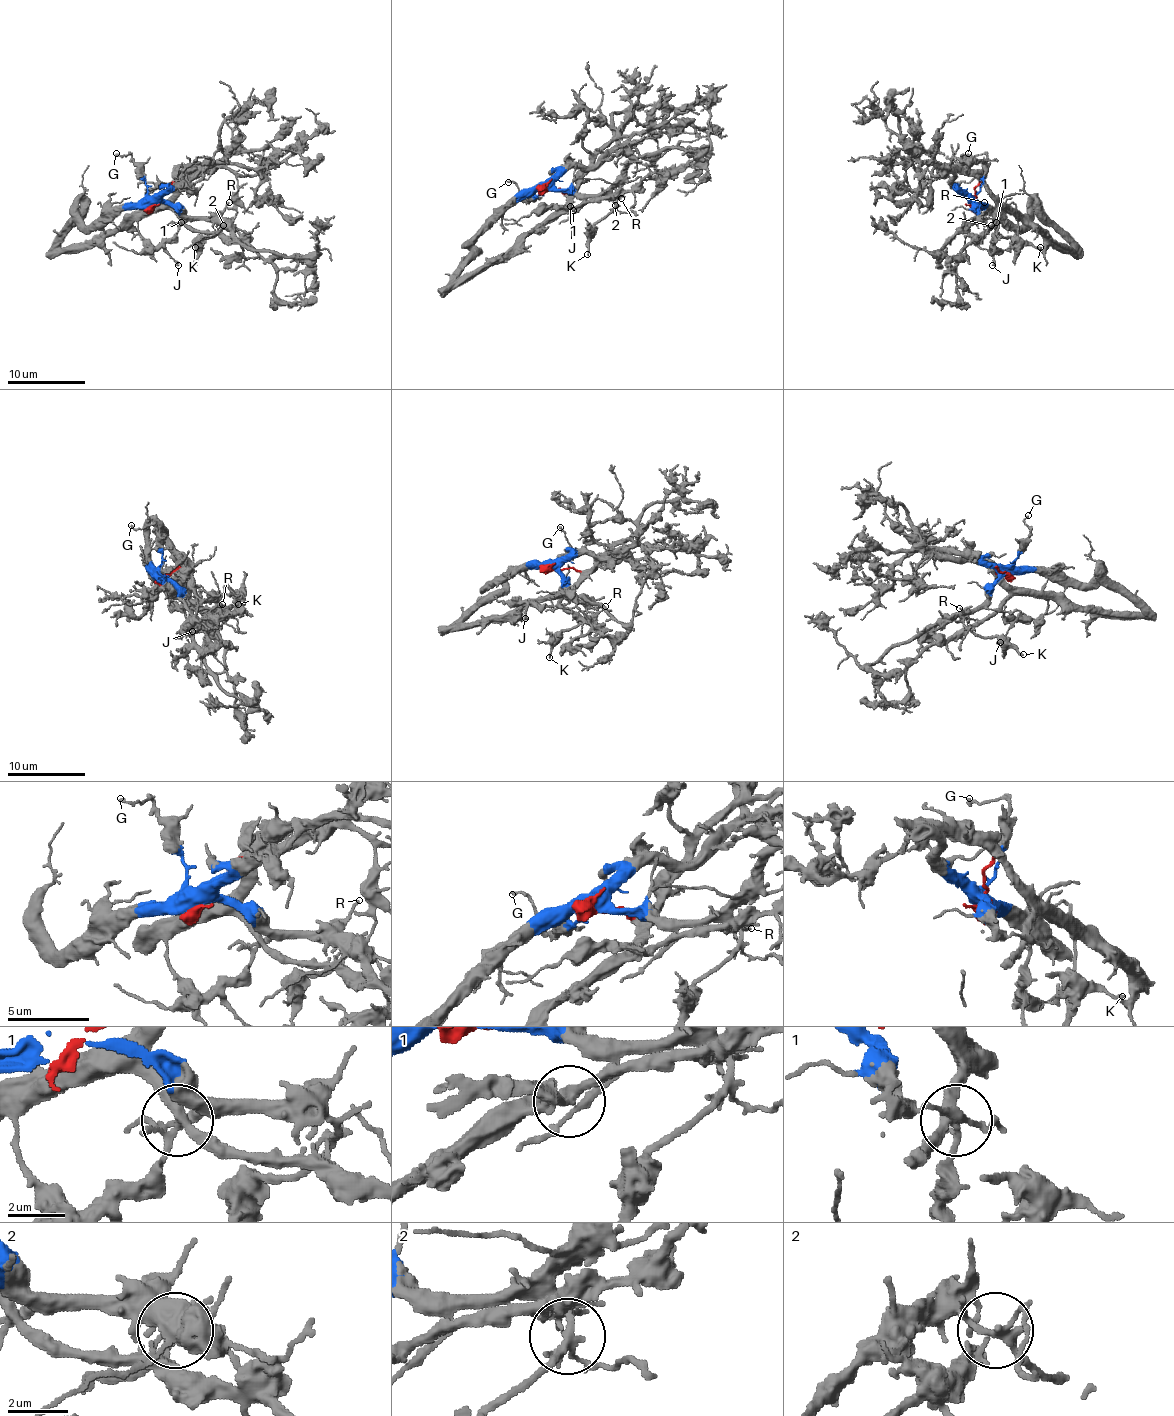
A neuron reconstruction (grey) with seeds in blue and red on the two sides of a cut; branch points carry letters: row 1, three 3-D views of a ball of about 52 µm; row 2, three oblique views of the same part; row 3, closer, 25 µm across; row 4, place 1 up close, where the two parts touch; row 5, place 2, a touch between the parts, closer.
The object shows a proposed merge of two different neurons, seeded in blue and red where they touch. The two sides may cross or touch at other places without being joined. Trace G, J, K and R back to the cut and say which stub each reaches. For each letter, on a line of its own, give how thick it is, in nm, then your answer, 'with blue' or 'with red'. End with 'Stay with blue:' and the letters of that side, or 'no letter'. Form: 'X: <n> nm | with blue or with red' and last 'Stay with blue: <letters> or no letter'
G: 160 nm | with blue
J: 240 nm | with red
K: 180 nm | with blue
R: 130 nm | with blue
Stay with blue: G, K, R

